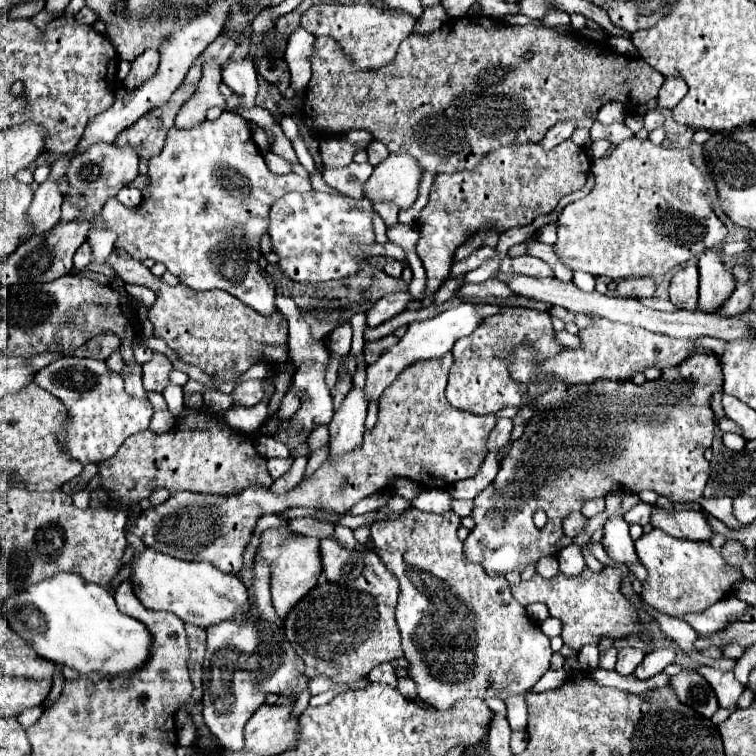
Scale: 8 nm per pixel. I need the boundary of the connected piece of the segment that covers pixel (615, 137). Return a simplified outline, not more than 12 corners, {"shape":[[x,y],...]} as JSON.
{"shape":[[595,121],[591,139],[615,145],[633,136],[624,122],[601,125]]}

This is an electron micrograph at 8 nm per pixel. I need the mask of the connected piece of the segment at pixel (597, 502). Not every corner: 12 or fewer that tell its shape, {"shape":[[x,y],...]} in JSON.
{"shape":[[603,497],[589,499],[581,513],[589,517],[605,509]]}

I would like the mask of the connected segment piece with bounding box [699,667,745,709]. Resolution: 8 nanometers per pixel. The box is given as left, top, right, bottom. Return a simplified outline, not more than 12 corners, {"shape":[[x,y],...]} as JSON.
{"shape":[[699,667],[719,705],[735,709],[745,687],[733,671]]}

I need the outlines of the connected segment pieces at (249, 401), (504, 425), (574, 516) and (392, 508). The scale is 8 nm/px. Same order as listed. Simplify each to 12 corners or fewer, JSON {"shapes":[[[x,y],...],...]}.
{"shapes":[[[267,379],[241,381],[233,405],[255,407],[265,397]],[[499,419],[487,449],[501,449],[513,431],[511,419]],[[573,511],[563,521],[563,533],[575,537],[583,531],[587,519]],[[393,495],[381,511],[401,515],[409,507],[407,499]]]}

